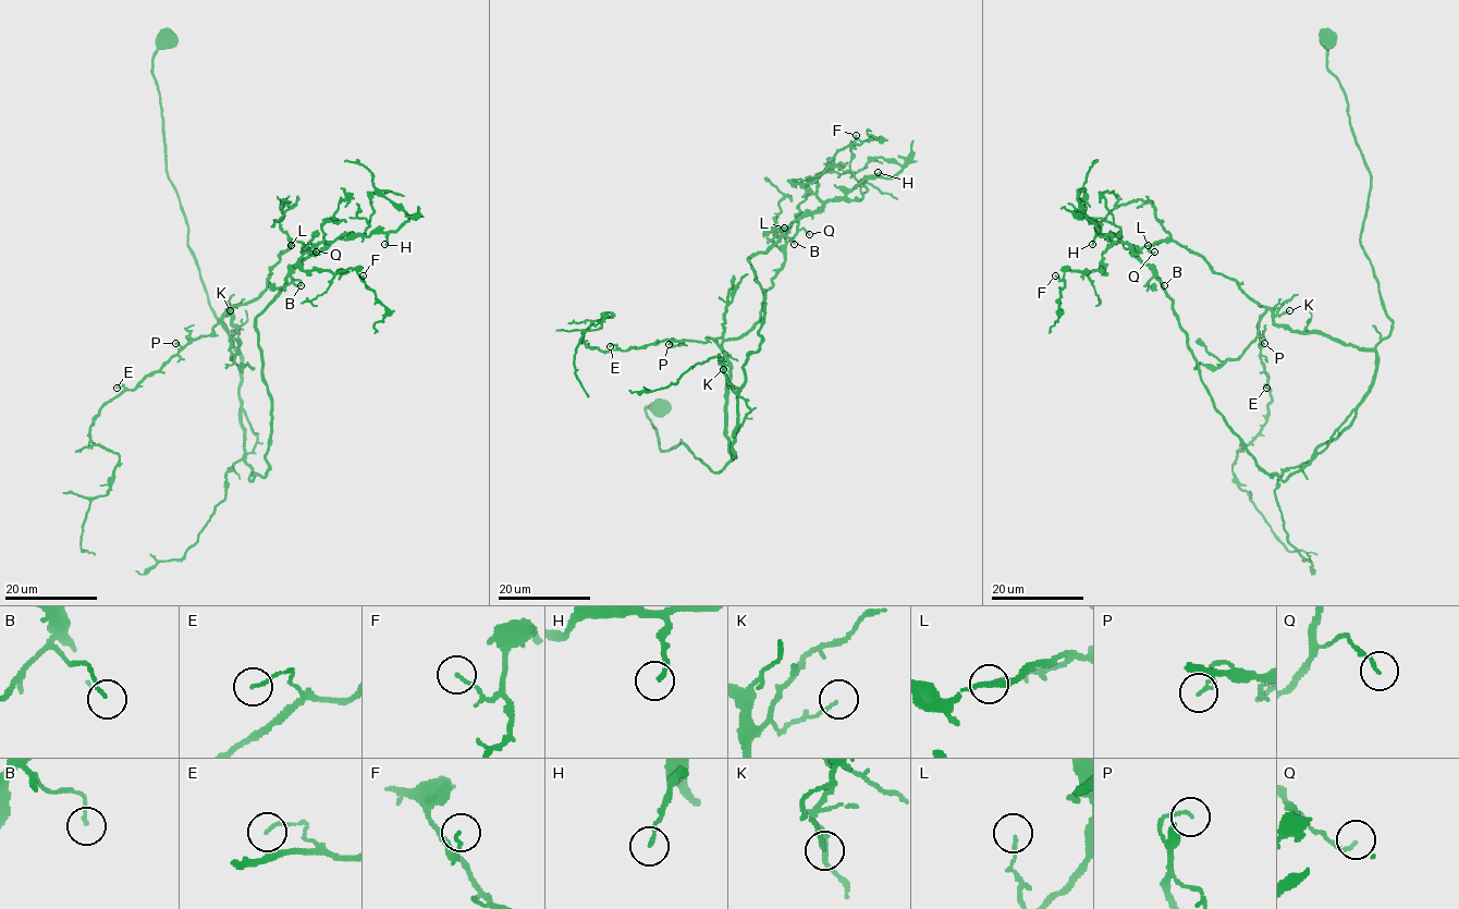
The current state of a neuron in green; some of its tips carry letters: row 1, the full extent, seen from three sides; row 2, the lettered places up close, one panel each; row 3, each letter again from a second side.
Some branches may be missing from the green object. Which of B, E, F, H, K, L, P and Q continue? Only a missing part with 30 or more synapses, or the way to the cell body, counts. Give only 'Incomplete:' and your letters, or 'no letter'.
Incomplete: L

